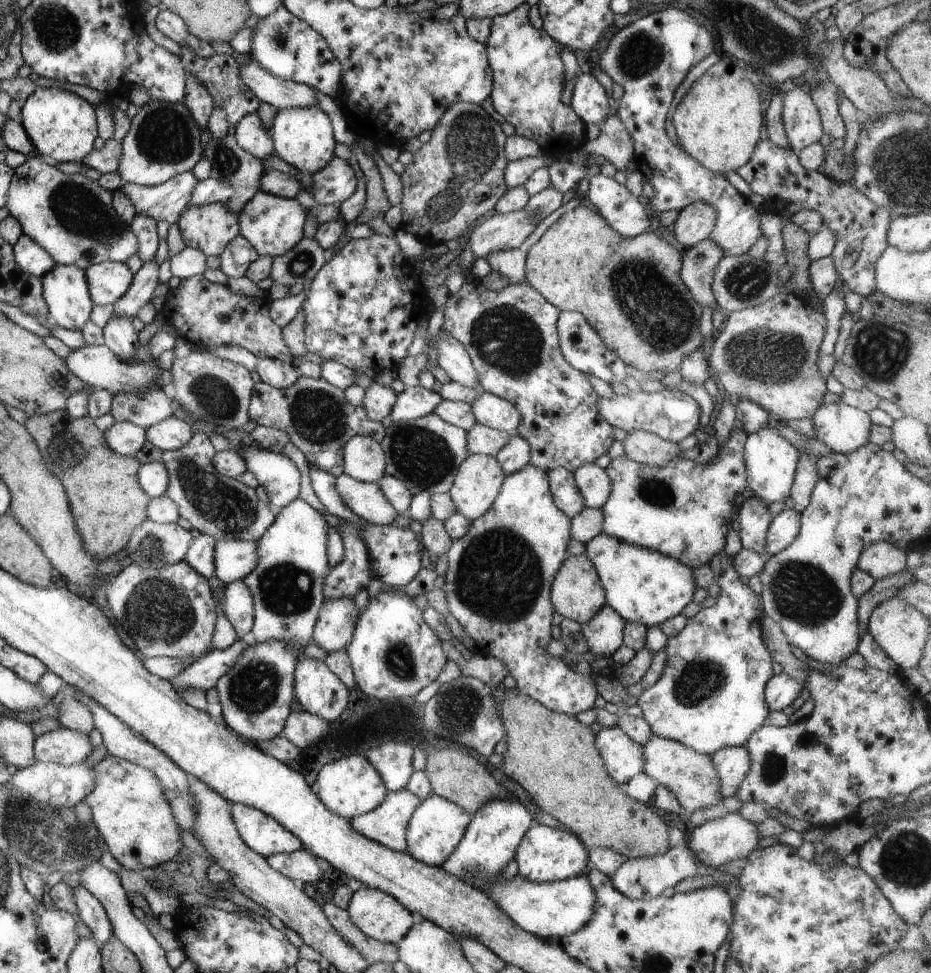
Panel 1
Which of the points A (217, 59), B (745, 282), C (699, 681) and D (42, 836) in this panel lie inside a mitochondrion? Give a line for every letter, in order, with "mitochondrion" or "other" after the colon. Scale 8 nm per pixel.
A: other
B: mitochondrion
C: mitochondrion
D: mitochondrion

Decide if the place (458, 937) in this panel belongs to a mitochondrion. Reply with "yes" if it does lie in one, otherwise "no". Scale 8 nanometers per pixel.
no

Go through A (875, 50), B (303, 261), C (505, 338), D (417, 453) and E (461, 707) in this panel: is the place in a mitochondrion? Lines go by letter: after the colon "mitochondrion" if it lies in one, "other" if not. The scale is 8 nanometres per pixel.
A: other
B: mitochondrion
C: mitochondrion
D: mitochondrion
E: mitochondrion

